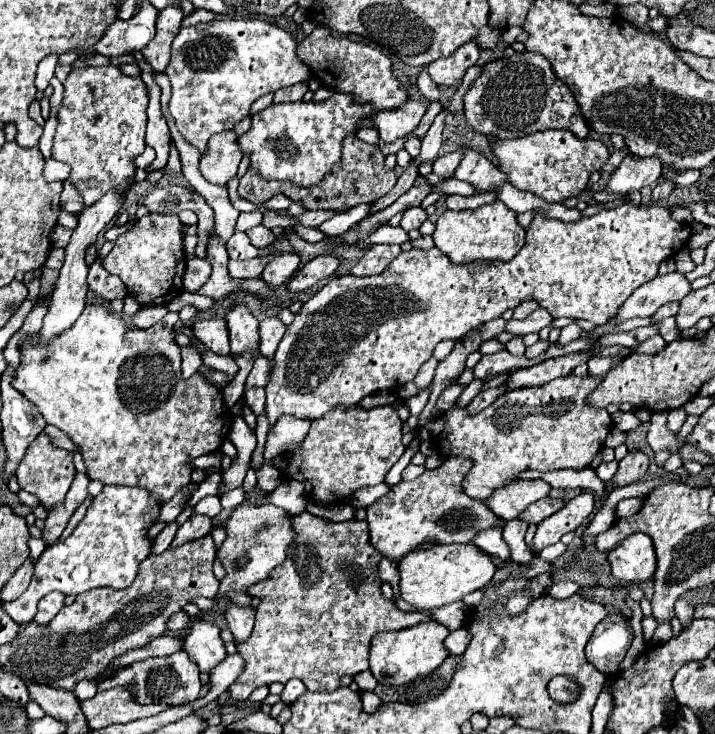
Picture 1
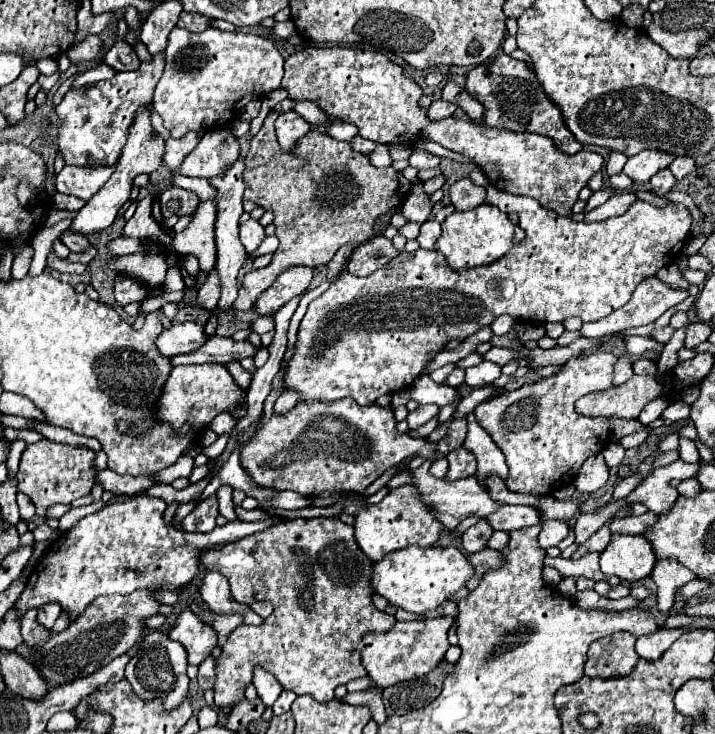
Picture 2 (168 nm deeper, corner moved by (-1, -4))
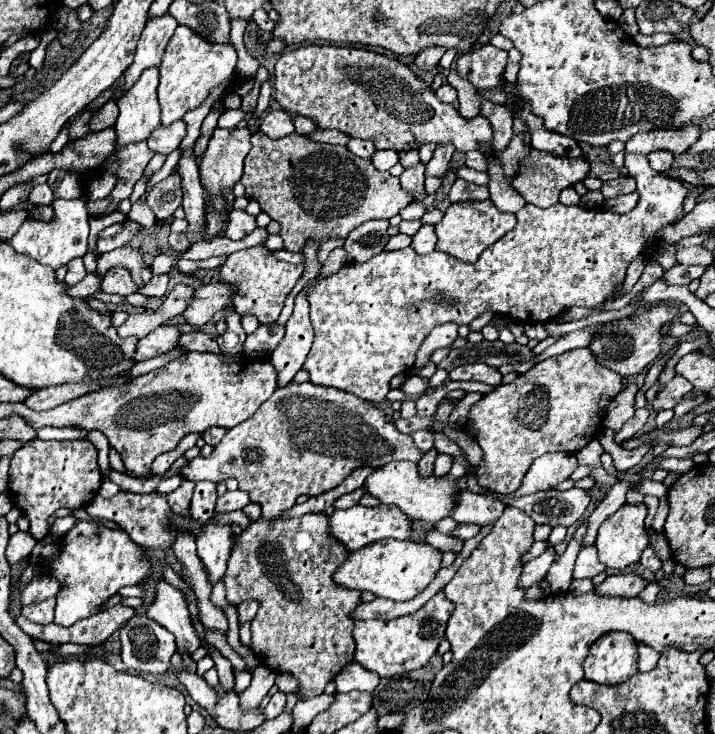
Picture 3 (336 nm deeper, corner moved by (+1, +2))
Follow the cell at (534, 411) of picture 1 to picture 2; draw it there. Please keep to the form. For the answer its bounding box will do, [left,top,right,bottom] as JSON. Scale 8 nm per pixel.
[476,352,616,494]

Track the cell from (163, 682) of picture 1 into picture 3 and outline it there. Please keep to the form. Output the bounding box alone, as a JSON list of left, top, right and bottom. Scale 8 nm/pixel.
[122,616,176,676]

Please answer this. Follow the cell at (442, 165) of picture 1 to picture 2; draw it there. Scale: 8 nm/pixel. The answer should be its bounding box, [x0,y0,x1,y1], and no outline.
[410,150,440,170]

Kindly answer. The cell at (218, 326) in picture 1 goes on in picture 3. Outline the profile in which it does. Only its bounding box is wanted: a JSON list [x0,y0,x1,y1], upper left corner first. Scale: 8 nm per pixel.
[136,324,180,360]

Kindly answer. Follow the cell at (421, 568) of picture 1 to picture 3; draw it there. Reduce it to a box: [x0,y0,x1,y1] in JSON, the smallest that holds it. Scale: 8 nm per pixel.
[334,540,442,600]

